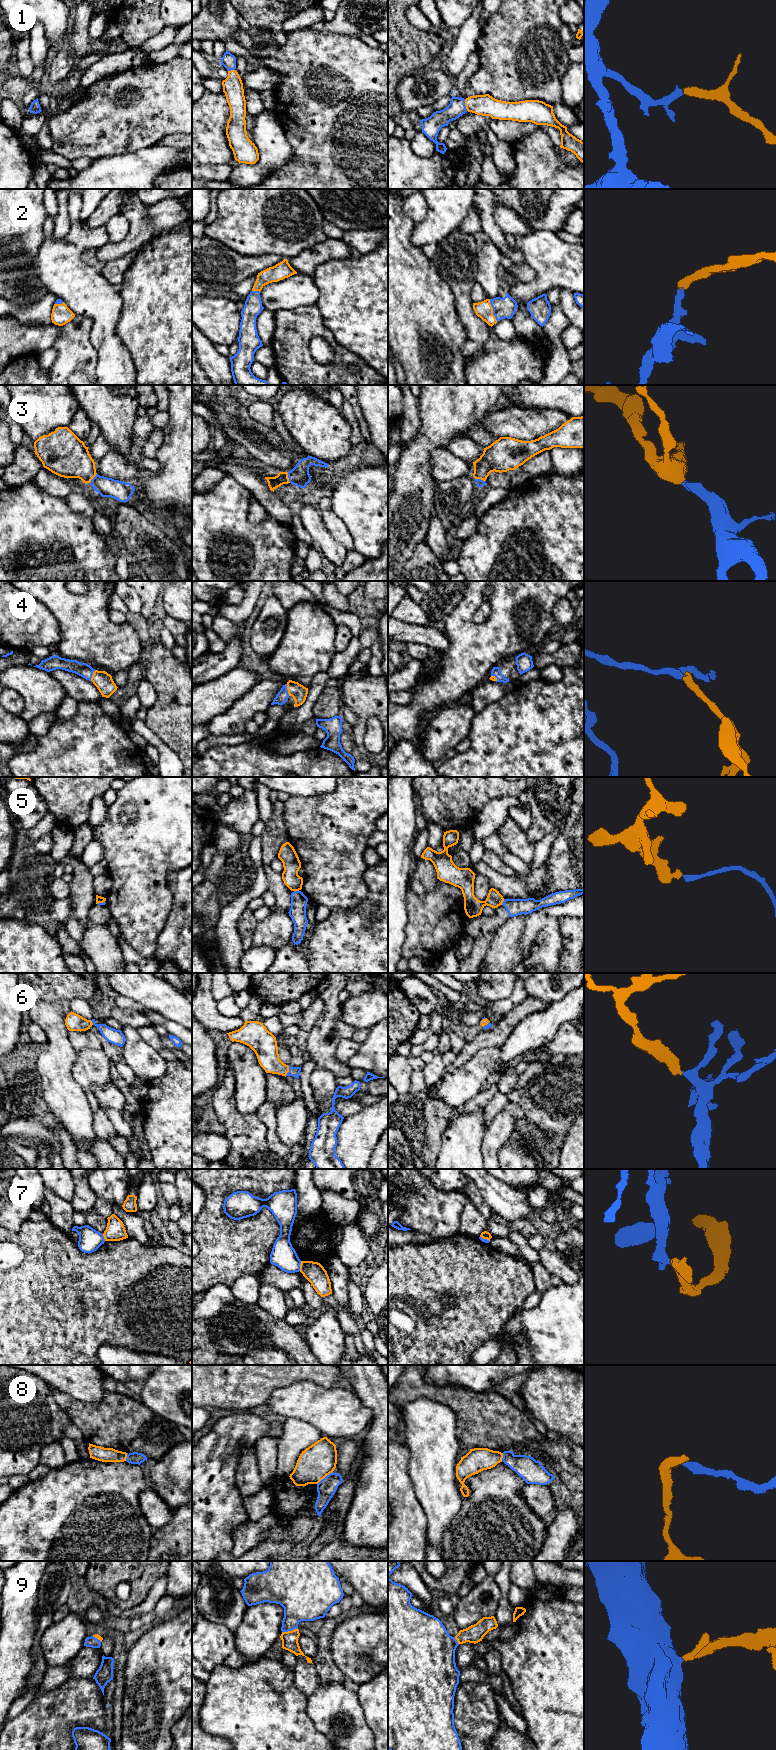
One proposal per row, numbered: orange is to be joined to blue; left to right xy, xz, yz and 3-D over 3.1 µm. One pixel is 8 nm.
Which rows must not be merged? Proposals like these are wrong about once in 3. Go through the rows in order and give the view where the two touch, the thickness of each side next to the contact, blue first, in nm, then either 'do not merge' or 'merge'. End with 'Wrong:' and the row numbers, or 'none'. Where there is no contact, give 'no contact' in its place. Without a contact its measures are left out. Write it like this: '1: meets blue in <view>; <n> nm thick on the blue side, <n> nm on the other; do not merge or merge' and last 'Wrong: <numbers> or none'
1: meets blue in yz; 140 nm thick on the blue side, 170 nm on the other; merge
2: meets blue in yz; 160 nm thick on the blue side, 140 nm on the other; merge
3: meets blue in xz; 160 nm thick on the blue side, 100 nm on the other; merge
4: meets blue in xy; 120 nm thick on the blue side, 150 nm on the other; merge
5: meets blue in yz; 140 nm thick on the blue side, 150 nm on the other; do not merge
6: meets blue in xz; 80 nm thick on the blue side, 190 nm on the other; merge
7: meets blue in xz; 200 nm thick on the blue side, 170 nm on the other; do not merge
8: meets blue in xz; 160 nm thick on the blue side, 280 nm on the other; do not merge
9: meets blue in xz; 300 nm thick on the blue side, 130 nm on the other; merge
Wrong: 5, 7, 8

